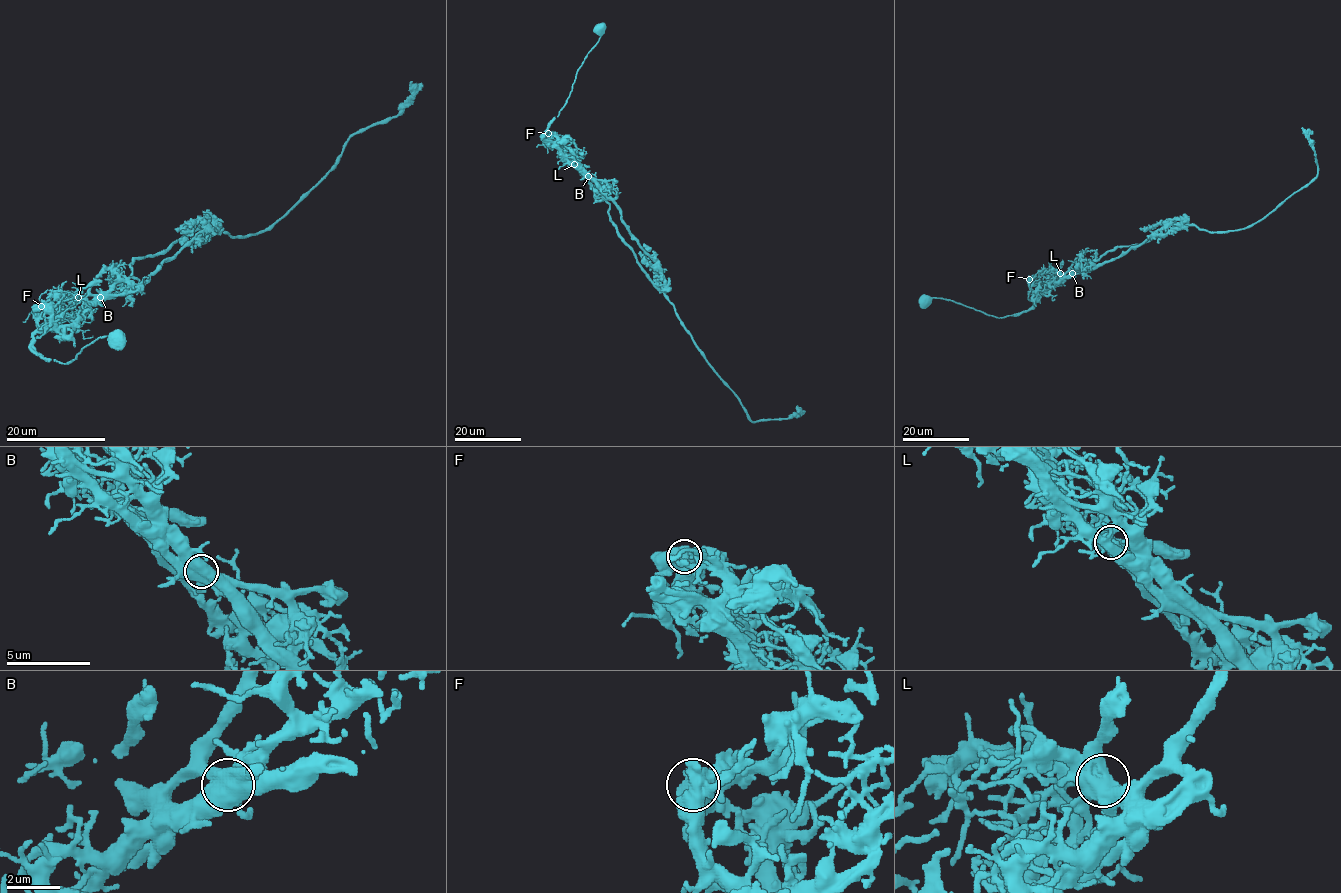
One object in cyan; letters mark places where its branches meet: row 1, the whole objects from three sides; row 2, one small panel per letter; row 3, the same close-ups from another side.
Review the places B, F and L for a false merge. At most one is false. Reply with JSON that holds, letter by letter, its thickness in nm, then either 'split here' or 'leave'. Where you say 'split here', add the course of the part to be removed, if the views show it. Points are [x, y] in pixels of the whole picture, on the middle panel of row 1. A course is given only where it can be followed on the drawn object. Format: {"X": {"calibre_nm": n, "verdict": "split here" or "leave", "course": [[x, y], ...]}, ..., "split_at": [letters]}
{"B": {"calibre_nm": 900, "verdict": "split here", "course": [[589, 177], [619, 210], [629, 233], [658, 269], [663, 295], [681, 325], [752, 421], [787, 419], [798, 406]]}, "F": {"calibre_nm": 850, "verdict": "leave"}, "L": {"calibre_nm": 550, "verdict": "leave"}, "split_at": ["B"]}

